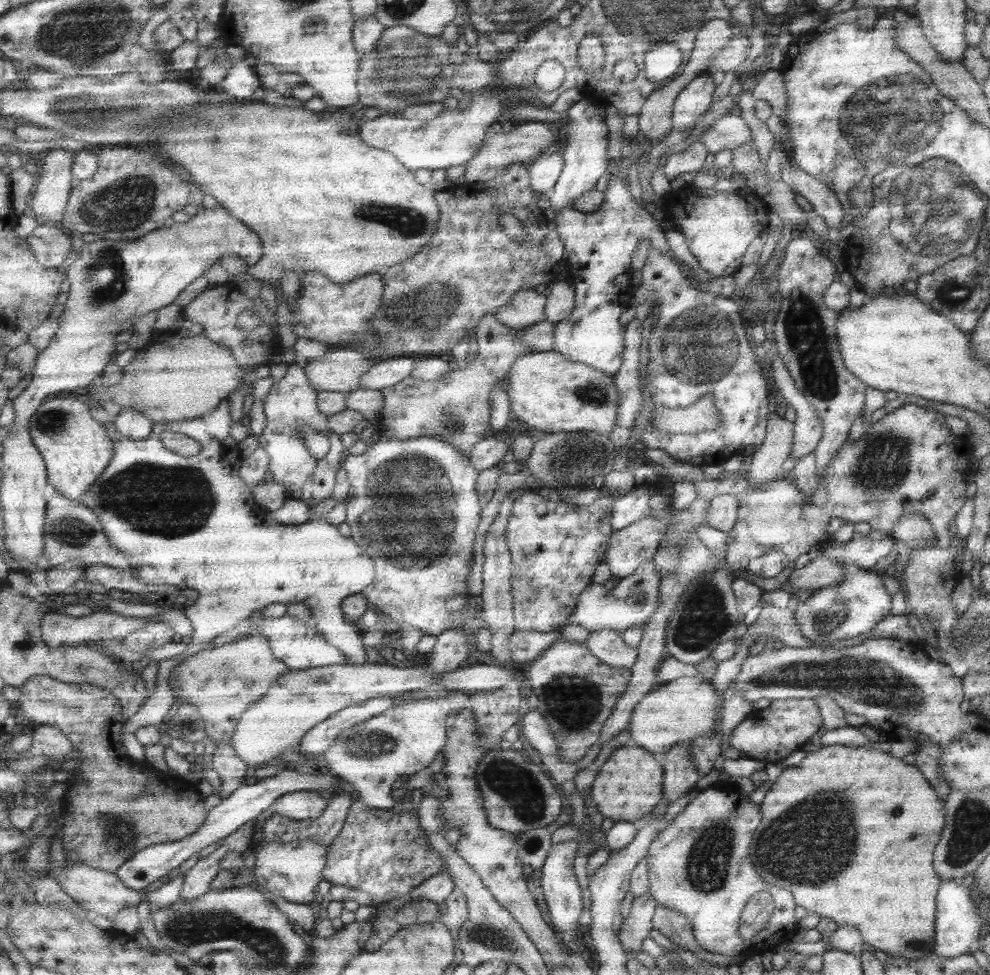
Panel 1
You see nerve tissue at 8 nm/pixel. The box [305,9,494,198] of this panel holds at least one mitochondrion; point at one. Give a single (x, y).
(400, 77)

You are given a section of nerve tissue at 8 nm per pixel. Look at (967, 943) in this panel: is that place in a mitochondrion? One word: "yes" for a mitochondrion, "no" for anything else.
no

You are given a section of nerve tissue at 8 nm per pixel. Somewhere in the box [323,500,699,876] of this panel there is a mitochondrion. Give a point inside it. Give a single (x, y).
(521, 788)

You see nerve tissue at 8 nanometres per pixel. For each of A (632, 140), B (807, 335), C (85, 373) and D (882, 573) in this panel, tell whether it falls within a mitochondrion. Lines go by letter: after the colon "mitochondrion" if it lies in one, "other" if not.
A: other
B: mitochondrion
C: other
D: other

